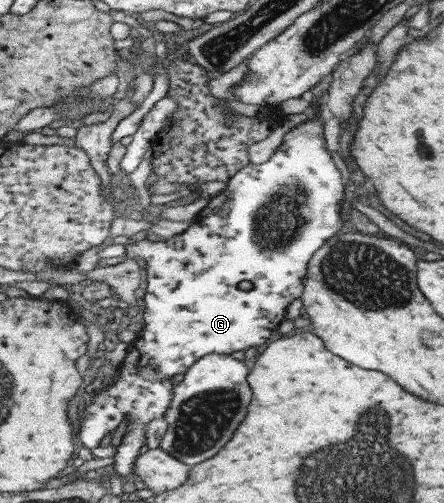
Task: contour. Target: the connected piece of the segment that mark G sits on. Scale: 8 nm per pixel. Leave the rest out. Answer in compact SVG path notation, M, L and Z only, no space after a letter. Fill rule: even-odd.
M320 109L312 110L312 117L308 121L304 121L300 127L292 129L286 137L284 137L284 145L282 148L273 155L272 160L261 165L248 165L244 167L237 175L227 183L227 187L224 192L216 195L205 206L205 208L194 218L192 224L183 233L171 237L169 239L158 239L158 241L151 239L144 239L136 241L127 246L127 257L134 259L135 257L144 258L147 267L147 289L144 296L143 315L144 322L140 330L140 334L137 335L137 340L134 340L129 344L128 352L124 358L122 364L118 366L118 380L114 381L112 386L107 386L106 375L109 375L108 371L102 367L93 377L94 384L94 400L92 404L88 403L81 411L78 418L80 422L80 439L81 443L88 449L96 449L96 447L103 446L113 432L130 417L128 420L128 426L125 434L122 437L121 443L117 446L117 451L114 455L114 473L125 481L127 477L135 473L136 463L135 461L142 455L148 445L148 423L152 423L154 419L162 419L166 417L170 405L172 405L172 399L174 399L174 383L170 382L172 377L180 375L180 373L188 373L188 370L202 357L211 353L230 354L234 351L246 351L250 347L260 347L264 345L270 335L274 335L274 331L278 329L278 323L284 321L286 317L286 309L288 309L288 303L292 303L294 299L300 299L304 292L304 281L307 281L306 275L309 273L310 260L315 255L316 251L326 243L326 241L337 236L344 225L342 217L340 217L340 203L344 199L344 181L345 177L342 177L342 172L338 171L337 163L334 163L332 159L333 155L330 155L328 147L326 147L326 137L324 137L324 127L322 111ZM242 281L250 281L252 283L252 289L249 291L242 291L238 285Z

